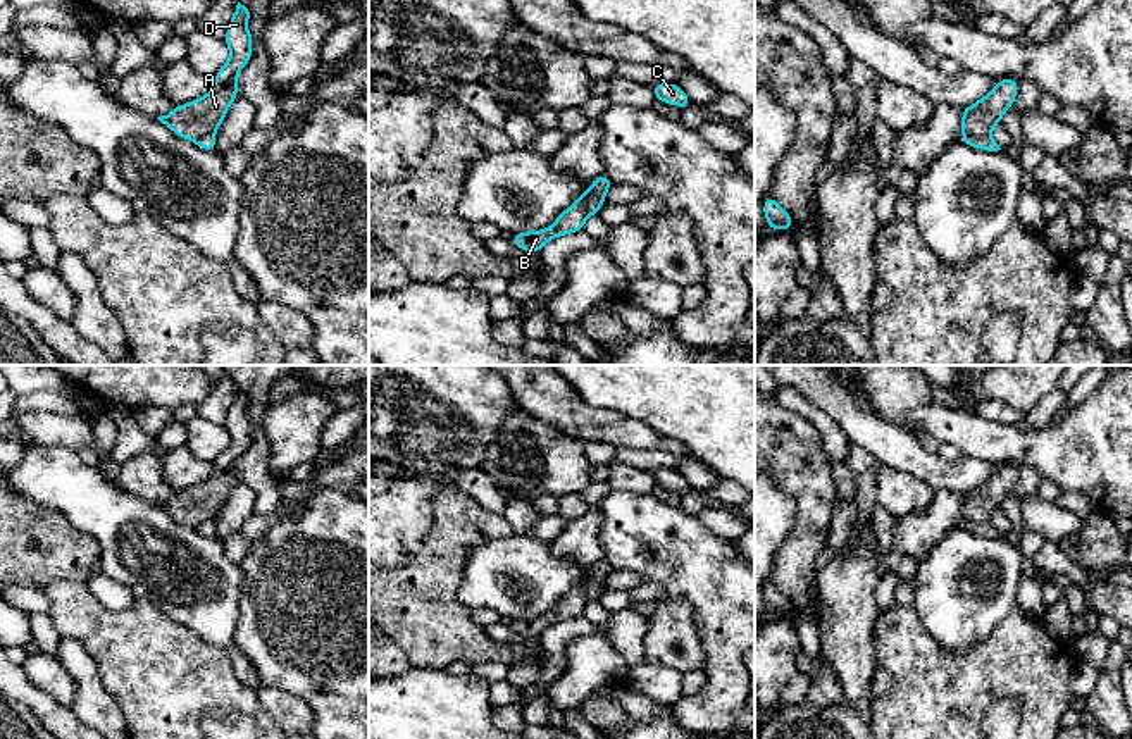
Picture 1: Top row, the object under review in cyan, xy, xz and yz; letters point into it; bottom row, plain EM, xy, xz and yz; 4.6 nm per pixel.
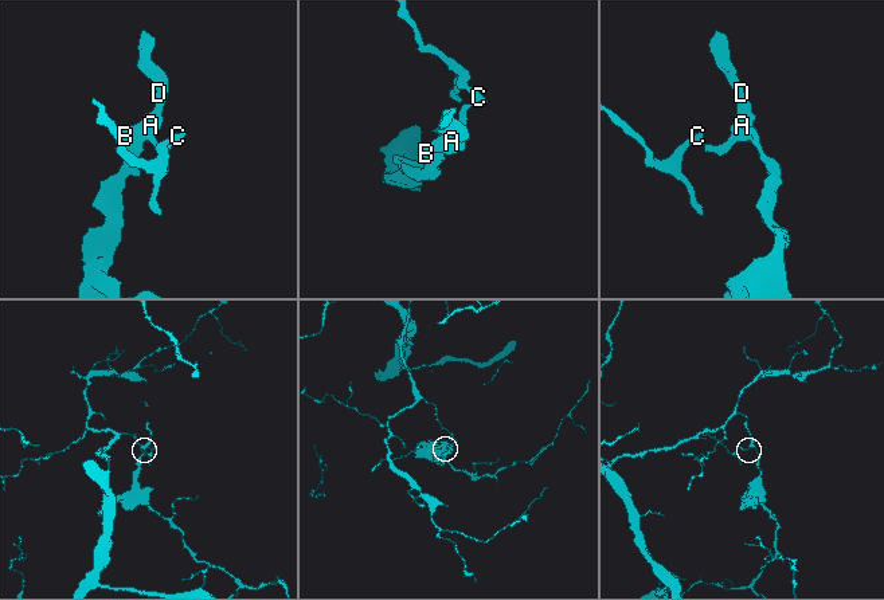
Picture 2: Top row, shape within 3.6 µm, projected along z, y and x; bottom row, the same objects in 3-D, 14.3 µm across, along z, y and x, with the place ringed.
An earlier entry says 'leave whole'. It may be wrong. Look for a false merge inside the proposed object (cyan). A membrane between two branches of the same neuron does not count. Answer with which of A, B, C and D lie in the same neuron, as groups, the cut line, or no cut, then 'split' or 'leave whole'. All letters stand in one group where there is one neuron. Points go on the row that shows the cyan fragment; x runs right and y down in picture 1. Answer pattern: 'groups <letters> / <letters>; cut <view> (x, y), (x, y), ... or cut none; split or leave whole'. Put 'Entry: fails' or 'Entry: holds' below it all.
groups A B D / C; cut yz (964, 133), (988, 136); split
Entry: fails

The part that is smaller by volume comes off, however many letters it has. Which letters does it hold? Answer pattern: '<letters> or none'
A, B, D

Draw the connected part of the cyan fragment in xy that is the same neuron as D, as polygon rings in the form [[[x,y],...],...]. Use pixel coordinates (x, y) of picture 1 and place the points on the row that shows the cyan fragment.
[[[238,2],[224,36],[231,57],[214,76],[214,88],[202,98],[174,107],[172,112],[157,117],[183,140],[198,141],[214,134],[222,124],[238,93],[238,72],[252,60],[253,38],[246,28],[250,12]]]

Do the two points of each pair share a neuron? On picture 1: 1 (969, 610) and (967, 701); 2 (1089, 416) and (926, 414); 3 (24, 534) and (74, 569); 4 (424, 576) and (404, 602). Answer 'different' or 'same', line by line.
1: different
2: same
3: same
4: same

